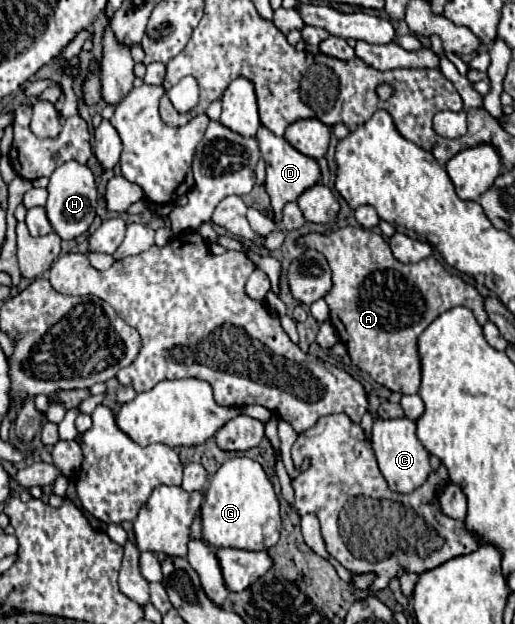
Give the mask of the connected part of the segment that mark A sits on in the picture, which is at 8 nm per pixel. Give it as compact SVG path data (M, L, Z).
M343 227L329 235L309 233L299 237L295 243L305 245L309 249L317 249L327 257L329 267L333 271L333 287L325 295L325 301L331 309L331 323L335 325L341 341L347 345L351 361L359 369L367 371L377 383L385 385L391 391L403 395L413 395L419 391L421 359L417 351L417 339L441 313L461 305L471 309L481 325L487 321L483 297L473 285L465 283L457 275L451 275L435 257L427 257L413 265L405 265L397 261L389 249L389 243L379 233L373 233L363 227Z

